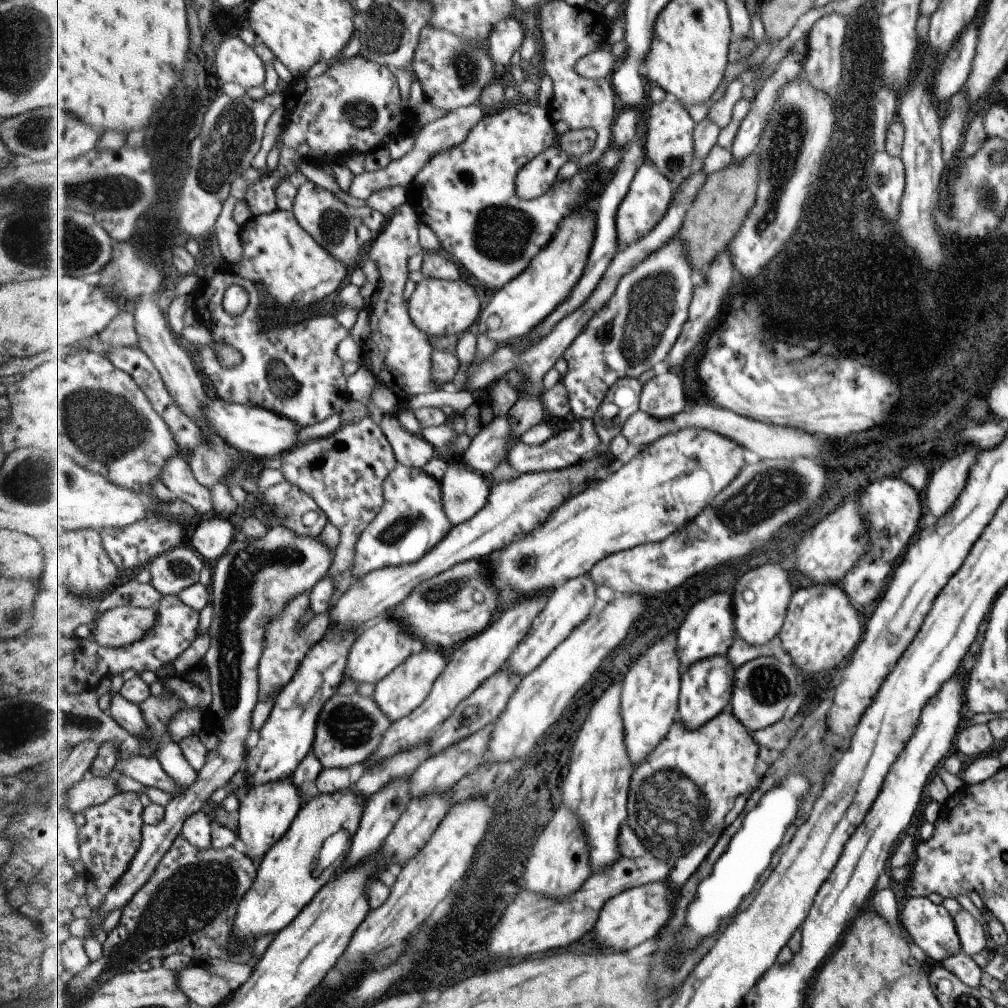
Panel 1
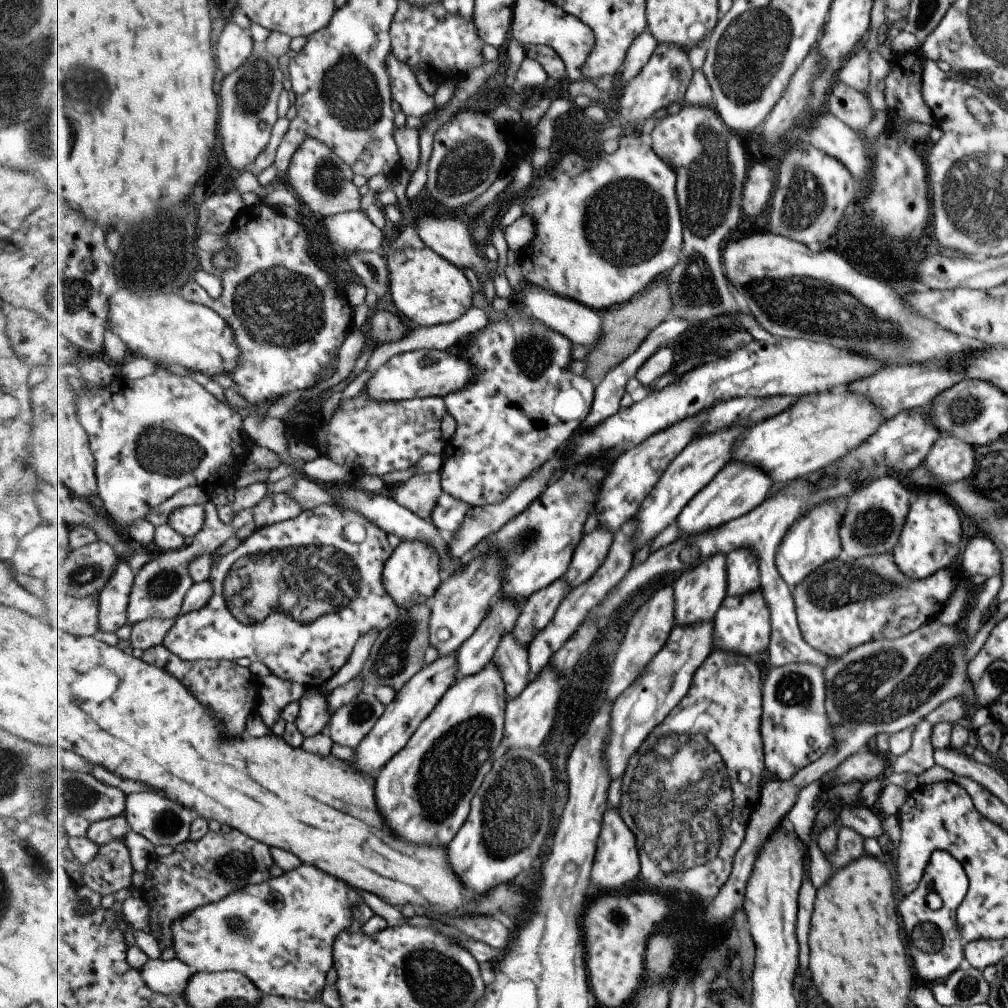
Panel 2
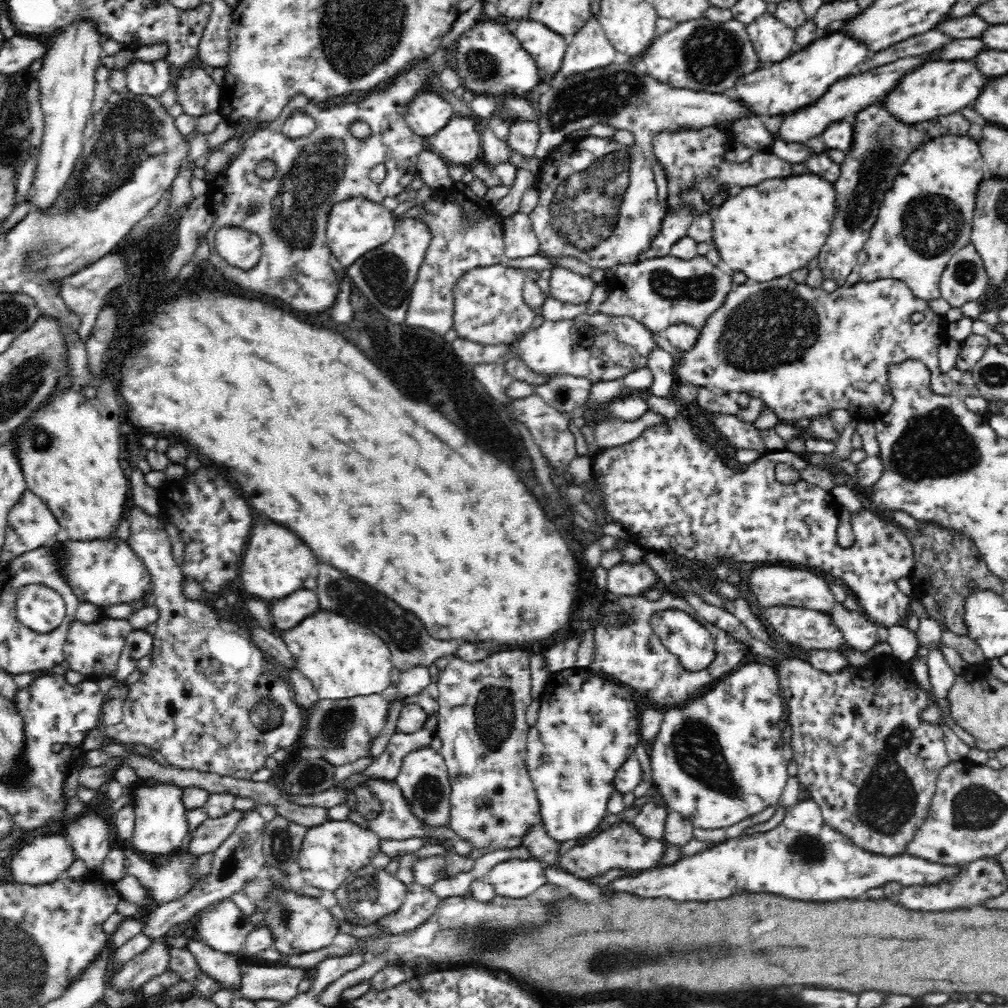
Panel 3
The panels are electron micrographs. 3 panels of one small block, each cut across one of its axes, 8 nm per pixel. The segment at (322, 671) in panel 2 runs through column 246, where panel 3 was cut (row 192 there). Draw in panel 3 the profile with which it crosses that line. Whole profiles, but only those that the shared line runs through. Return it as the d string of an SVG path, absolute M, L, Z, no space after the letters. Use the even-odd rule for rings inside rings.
M596 136L567 139L563 144L560 144L560 147L550 152L548 157L544 158L542 174L544 174L542 180L537 184L538 204L528 216L532 219L534 233L538 235L540 241L540 253L550 260L561 256L572 256L592 268L615 270L618 265L637 262L637 256L650 246L653 236L660 230L665 213L658 200L656 182L654 181L654 163L644 157L644 154L634 146L625 146L612 138L596 138Z

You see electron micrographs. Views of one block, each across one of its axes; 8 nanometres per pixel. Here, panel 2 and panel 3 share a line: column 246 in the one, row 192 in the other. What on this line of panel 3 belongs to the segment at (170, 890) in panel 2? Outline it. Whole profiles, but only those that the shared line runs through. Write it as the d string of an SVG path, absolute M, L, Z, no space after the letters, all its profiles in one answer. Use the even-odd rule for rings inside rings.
M884 102L868 105L855 115L854 124L851 124L852 146L845 152L846 158L839 164L840 174L832 184L836 194L836 218L818 256L824 278L833 279L838 287L844 286L848 275L856 270L858 253L867 242L883 198L892 188L904 162L930 140L940 136L967 135L971 124L962 114L908 124L900 121Z

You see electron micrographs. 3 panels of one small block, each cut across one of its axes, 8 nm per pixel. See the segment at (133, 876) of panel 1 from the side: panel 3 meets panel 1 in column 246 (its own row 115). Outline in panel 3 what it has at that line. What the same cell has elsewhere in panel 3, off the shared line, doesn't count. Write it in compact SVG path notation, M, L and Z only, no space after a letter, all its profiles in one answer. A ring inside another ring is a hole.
M610 64L605 68L566 79L556 74L549 80L550 90L544 92L537 104L540 115L540 139L533 158L544 159L550 152L567 140L567 135L578 129L586 129L594 124L606 124L616 130L629 130L634 134L634 147L638 148L648 160L654 163L654 181L660 206L666 214L664 200L668 186L660 163L652 153L652 140L660 132L682 132L682 130L702 130L719 126L724 122L733 123L742 116L756 117L756 111L746 105L744 99L735 93L696 91L688 88L674 88L636 70L634 64Z

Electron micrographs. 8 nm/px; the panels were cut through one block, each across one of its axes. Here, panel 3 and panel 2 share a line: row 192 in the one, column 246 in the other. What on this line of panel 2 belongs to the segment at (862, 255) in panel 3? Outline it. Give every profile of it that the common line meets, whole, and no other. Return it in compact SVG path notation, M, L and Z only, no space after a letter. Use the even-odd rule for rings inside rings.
M300 866L267 882L250 884L232 892L216 903L196 908L191 914L199 927L195 932L185 930L180 920L172 924L172 947L176 957L196 972L242 972L264 992L298 1001L321 1001L327 987L329 970L334 968L334 944L338 936L353 924L354 908L363 903L363 896L345 882L321 872L315 866Z

